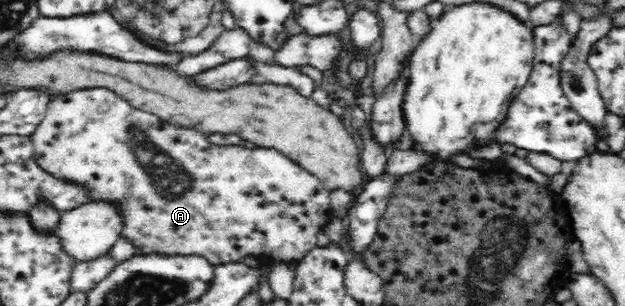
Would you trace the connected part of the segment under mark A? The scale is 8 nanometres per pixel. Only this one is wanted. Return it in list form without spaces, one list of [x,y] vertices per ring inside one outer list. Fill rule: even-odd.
[[[103,86],[71,90],[69,93],[56,94],[47,102],[46,112],[42,120],[31,133],[35,163],[51,176],[57,177],[72,185],[81,186],[89,192],[89,203],[105,202],[109,206],[117,206],[119,216],[123,218],[120,237],[124,237],[136,253],[140,255],[200,255],[209,263],[223,265],[227,263],[241,263],[245,257],[269,257],[279,262],[300,260],[308,252],[316,249],[317,233],[323,231],[331,219],[330,191],[323,183],[306,169],[297,165],[291,158],[283,155],[279,150],[259,147],[247,149],[240,144],[217,144],[211,142],[208,134],[201,132],[195,126],[183,126],[163,120],[159,114],[135,108],[133,104],[121,99],[118,93]]]

